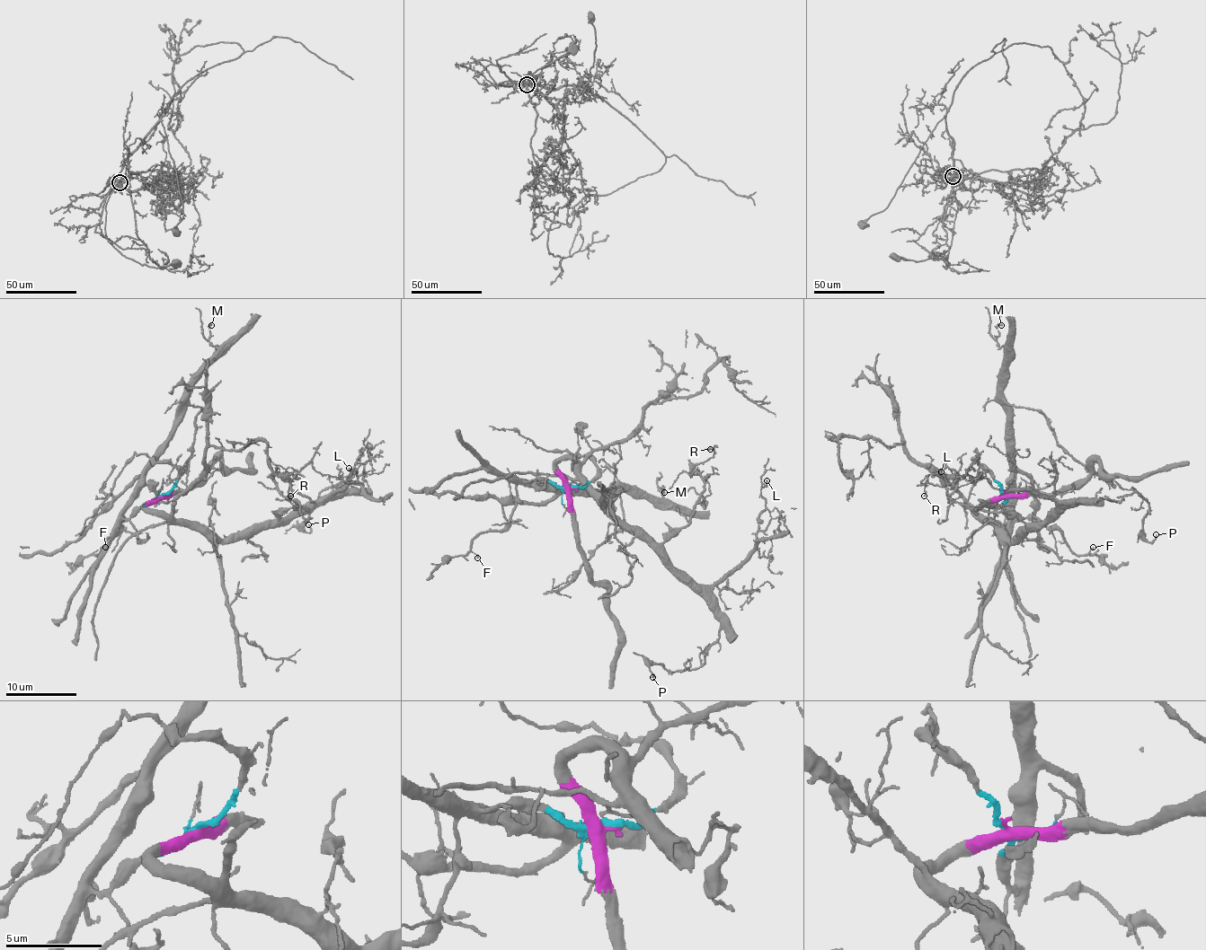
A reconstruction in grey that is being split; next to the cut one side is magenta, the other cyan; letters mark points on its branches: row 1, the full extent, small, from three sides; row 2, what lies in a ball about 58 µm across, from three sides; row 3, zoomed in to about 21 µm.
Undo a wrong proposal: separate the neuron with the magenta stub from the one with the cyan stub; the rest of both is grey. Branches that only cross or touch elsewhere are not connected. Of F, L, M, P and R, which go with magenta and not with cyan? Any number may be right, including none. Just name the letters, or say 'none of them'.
L, P, R

